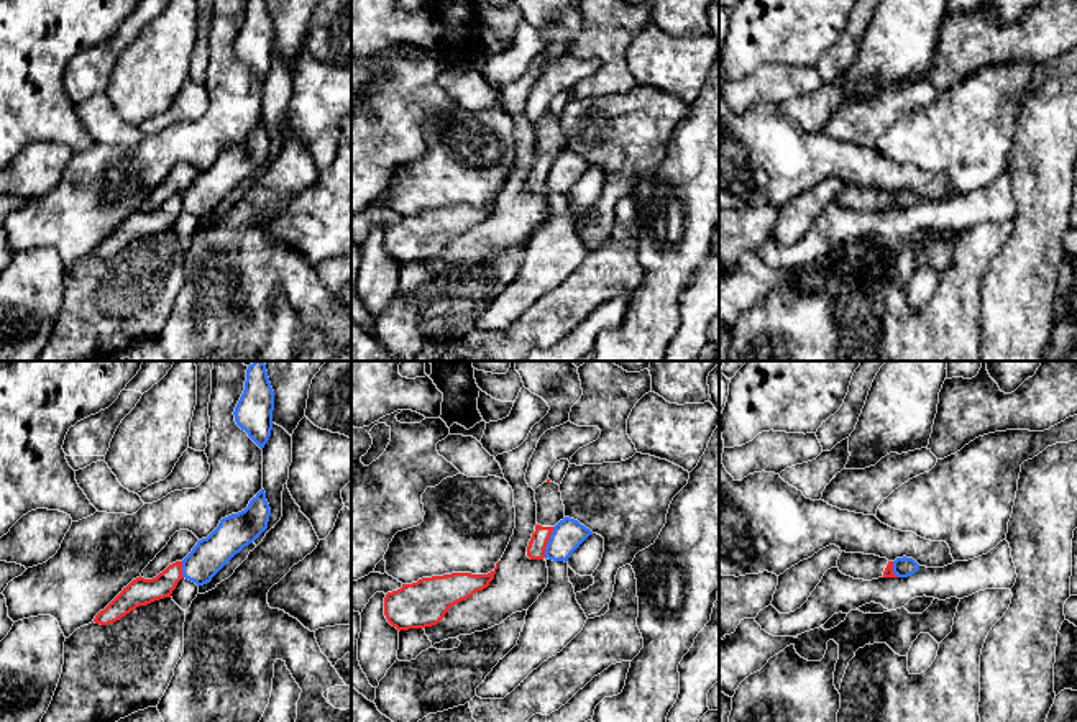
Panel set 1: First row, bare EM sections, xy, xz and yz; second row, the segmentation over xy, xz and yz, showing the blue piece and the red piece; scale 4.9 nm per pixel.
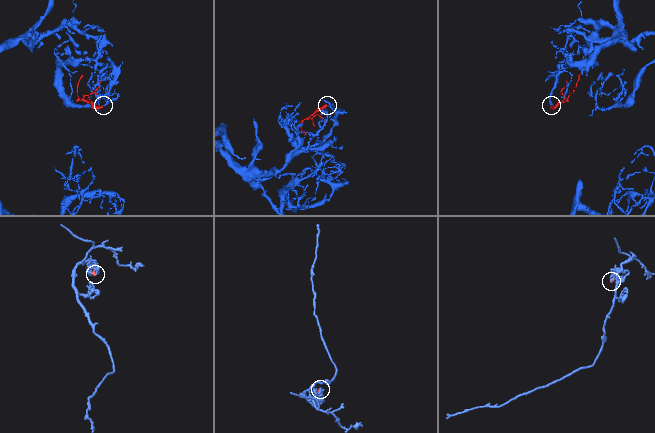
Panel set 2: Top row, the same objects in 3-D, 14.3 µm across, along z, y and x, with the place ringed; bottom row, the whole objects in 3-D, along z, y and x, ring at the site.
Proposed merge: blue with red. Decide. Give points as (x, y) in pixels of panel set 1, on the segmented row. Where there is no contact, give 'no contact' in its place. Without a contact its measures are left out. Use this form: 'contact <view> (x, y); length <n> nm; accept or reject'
contact xz (549, 542); length 160 nm; reject

